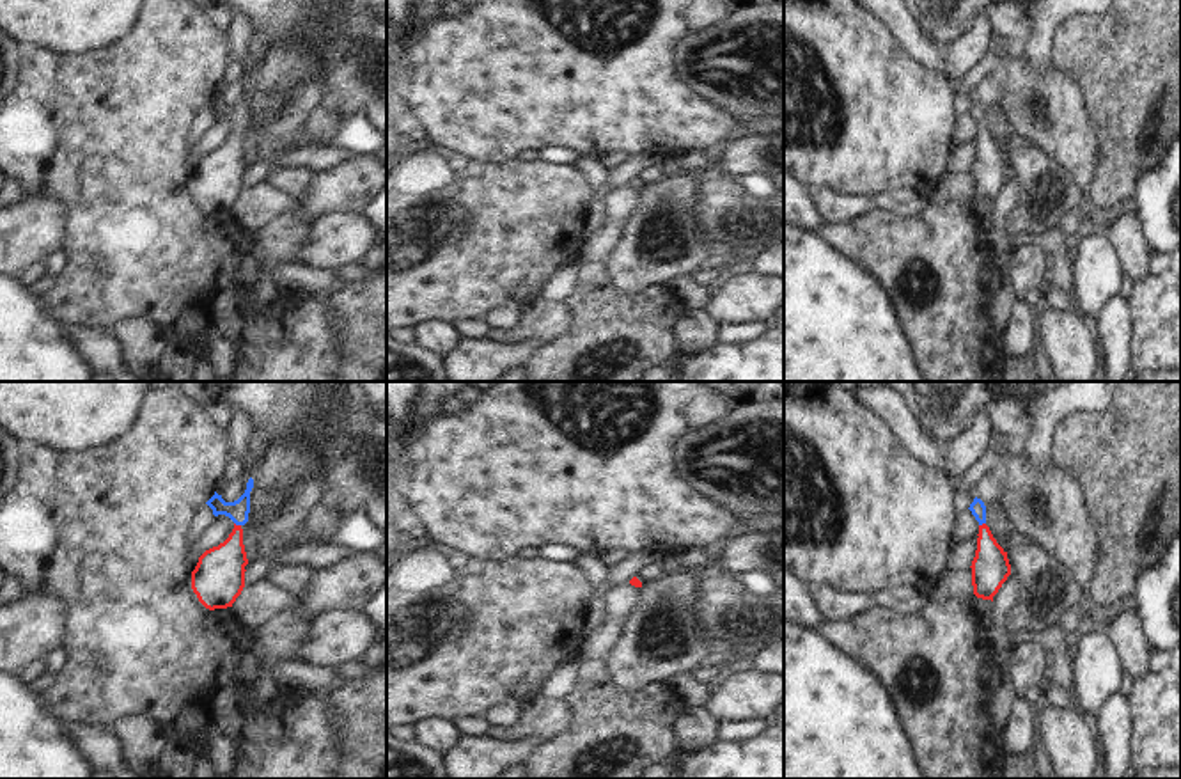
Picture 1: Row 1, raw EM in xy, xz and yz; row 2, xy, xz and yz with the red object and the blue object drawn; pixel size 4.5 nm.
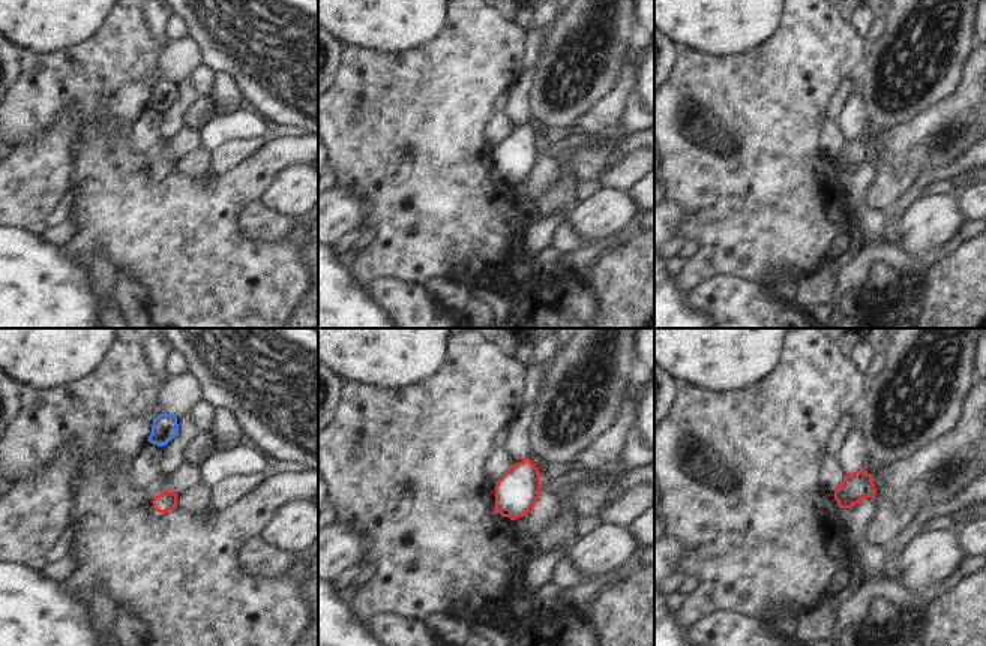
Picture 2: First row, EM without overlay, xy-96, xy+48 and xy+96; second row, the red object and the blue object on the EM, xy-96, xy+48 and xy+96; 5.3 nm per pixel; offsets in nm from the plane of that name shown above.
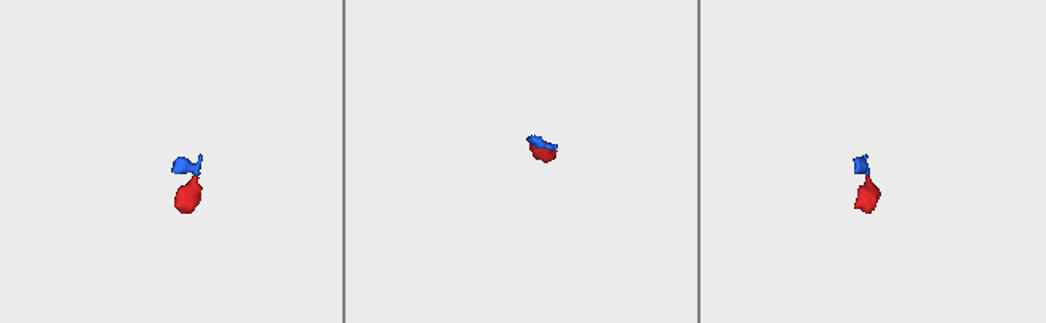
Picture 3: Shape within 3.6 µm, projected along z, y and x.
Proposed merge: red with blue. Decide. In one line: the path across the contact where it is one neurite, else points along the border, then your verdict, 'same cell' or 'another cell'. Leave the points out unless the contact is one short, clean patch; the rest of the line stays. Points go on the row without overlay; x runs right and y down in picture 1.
way xy (218, 180), (233, 153), (238, 128), (238, 114); same cell

